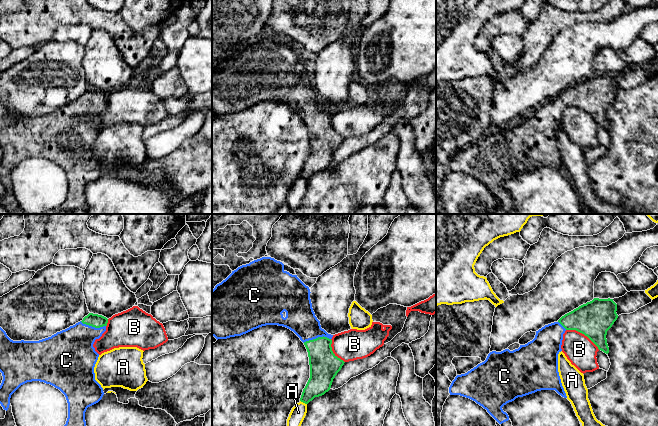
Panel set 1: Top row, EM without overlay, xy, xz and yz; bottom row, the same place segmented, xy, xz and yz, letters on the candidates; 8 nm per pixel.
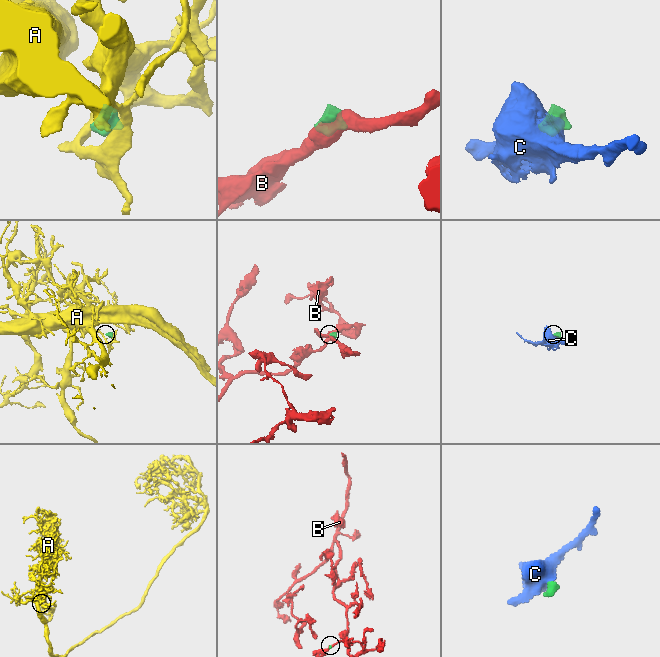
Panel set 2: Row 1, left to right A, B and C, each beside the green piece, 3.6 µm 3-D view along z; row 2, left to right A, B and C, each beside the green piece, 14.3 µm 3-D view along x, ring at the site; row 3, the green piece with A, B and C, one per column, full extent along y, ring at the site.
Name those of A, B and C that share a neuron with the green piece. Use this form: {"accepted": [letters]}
{"accepted": ["C"]}

